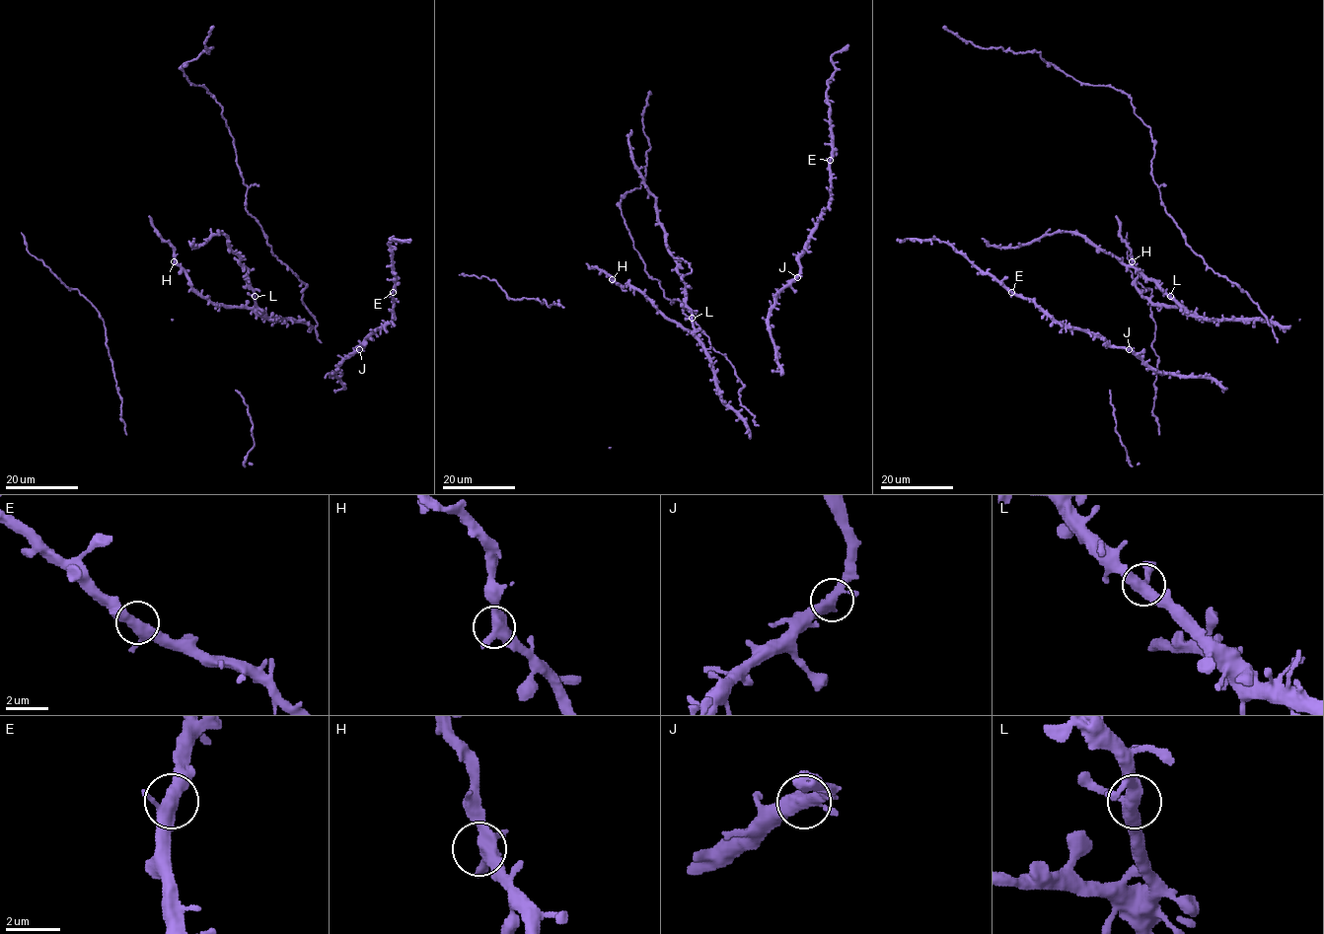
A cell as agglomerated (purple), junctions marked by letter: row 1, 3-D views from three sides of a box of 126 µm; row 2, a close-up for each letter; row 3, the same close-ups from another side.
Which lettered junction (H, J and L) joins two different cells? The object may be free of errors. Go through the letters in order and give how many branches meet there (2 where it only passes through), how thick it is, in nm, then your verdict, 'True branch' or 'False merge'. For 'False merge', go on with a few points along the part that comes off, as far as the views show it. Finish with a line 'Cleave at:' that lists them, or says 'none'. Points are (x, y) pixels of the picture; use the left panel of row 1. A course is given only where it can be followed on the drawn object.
H: Branches: 3. Thickness 420 nm. True branch
J: Branches: 3. Thickness 400 nm. True branch
L: Branches: 3. Thickness 400 nm. True branch
Cleave at: none

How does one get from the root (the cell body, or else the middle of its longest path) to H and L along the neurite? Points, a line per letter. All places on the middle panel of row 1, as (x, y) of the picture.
H: (740, 402), (753, 419), (741, 418), (722, 399), (711, 358), (696, 338), (628, 283), (619, 286), (612, 279)
L: (740, 402), (754, 415), (753, 419), (741, 418), (722, 399), (711, 358), (696, 336), (692, 318)

